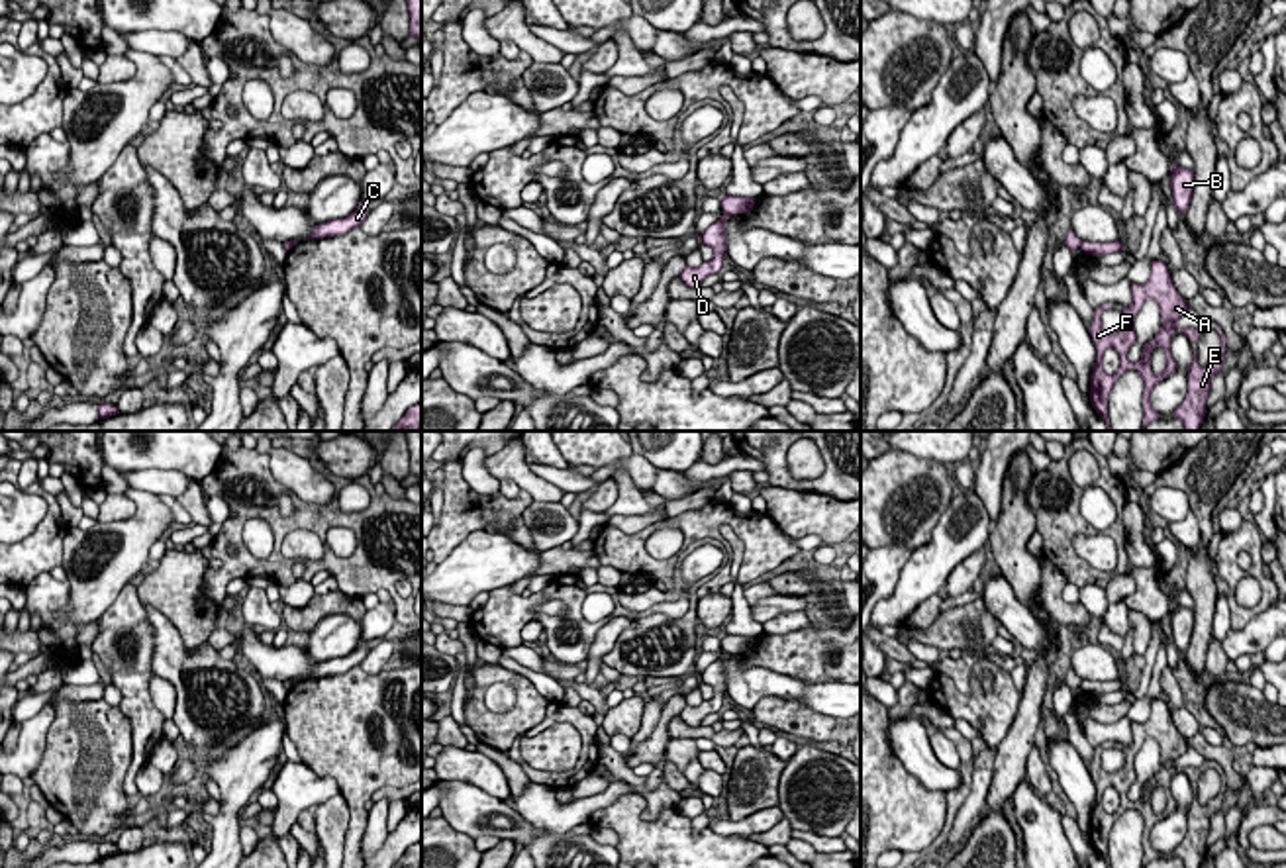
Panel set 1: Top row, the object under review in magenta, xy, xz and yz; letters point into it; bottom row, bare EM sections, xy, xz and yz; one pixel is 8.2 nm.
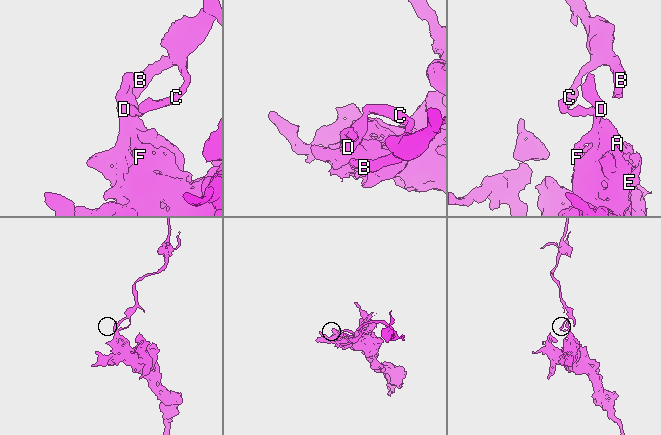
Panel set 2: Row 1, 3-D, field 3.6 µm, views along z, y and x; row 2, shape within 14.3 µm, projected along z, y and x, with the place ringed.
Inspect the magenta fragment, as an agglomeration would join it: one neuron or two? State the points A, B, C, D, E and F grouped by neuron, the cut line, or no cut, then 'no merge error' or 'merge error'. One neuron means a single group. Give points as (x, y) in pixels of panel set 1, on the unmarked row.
A D E F / B C | xz (726, 651), (730, 655) | merge error

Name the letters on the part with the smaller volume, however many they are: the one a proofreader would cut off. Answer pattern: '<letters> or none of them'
B, C

